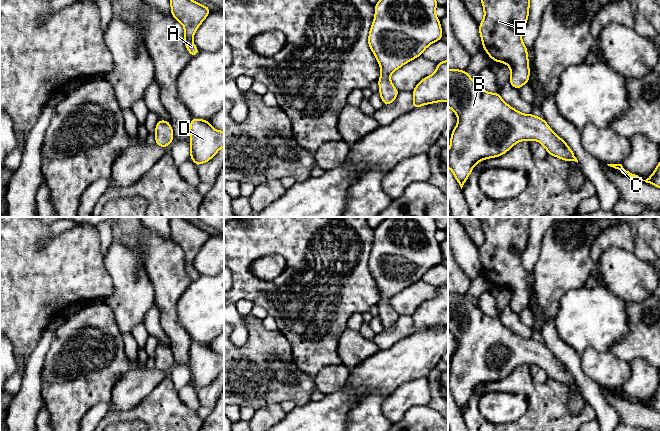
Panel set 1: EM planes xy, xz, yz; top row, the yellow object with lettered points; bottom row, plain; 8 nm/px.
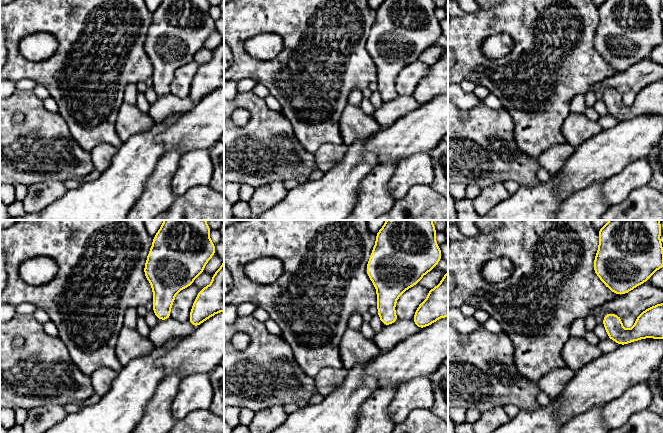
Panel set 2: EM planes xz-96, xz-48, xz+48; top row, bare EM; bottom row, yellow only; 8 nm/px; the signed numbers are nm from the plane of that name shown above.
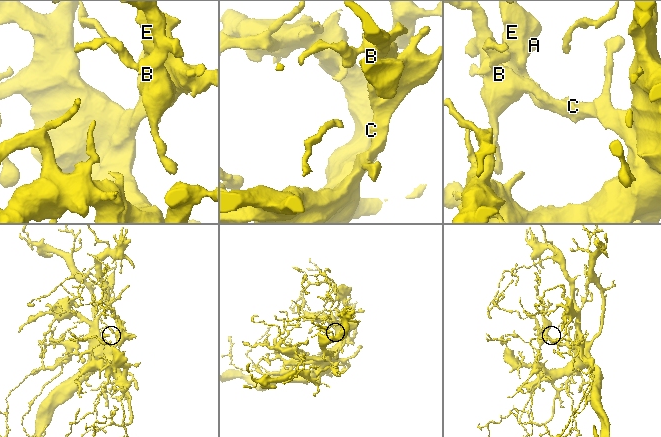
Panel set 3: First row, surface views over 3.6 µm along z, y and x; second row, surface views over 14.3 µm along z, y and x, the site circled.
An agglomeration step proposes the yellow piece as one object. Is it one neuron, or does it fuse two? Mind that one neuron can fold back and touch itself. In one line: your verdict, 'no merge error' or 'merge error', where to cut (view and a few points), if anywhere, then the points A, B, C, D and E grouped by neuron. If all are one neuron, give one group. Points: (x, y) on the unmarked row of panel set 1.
no merge error | no cut | A B C D E

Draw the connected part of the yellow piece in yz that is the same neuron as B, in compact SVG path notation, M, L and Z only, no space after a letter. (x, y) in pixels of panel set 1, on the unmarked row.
M448 294L448 331L458 342L451 356L448 391L461 413L479 385L502 380L519 365L536 364L546 372L548 379L578 387L567 367L553 356L543 342L532 337L526 339L512 332L502 324L499 316L489 317L482 313L467 295Z

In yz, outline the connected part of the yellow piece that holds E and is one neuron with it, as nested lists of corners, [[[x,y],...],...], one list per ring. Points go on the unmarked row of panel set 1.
[[[479,217],[484,233],[484,243],[479,247],[479,258],[483,273],[495,286],[505,287],[511,294],[509,307],[519,314],[529,306],[528,275],[521,257],[527,248],[530,217]]]

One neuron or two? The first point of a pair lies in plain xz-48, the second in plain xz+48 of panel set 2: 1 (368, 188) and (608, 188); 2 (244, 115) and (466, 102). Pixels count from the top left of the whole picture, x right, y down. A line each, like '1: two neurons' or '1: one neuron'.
1: two neurons
2: one neuron

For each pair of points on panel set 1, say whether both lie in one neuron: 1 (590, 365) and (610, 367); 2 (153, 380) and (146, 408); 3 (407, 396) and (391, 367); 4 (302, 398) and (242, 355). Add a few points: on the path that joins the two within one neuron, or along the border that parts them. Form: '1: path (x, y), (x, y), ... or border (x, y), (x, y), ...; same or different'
1: path (595, 365), (605, 367); same
2: border (168, 377), (158, 383), (133, 407); different
3: border (423, 375), (402, 382), (388, 395); different
4: path (287, 383), (261, 371), (257, 367); same

